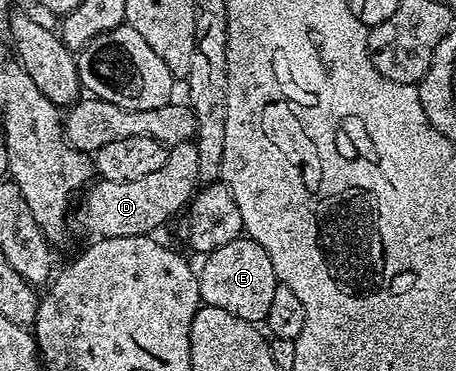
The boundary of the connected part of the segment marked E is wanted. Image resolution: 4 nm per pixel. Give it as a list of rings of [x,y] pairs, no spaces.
[[[239,237],[236,241],[228,241],[228,245],[220,245],[220,249],[209,252],[203,259],[206,260],[202,263],[202,271],[200,267],[197,272],[202,303],[216,309],[228,309],[228,313],[249,323],[265,324],[272,296],[280,285],[268,253],[264,253],[264,249],[260,249],[260,245],[256,245],[256,241],[252,241],[249,237]]]

